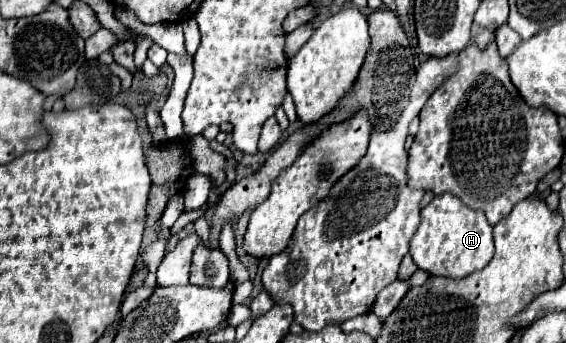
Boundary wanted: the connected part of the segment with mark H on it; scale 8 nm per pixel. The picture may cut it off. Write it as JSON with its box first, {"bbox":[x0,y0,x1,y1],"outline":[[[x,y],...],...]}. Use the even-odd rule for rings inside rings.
{"bbox":[409,193,493,279],"outline":[[[443,193],[435,197],[421,211],[421,225],[411,239],[409,255],[415,265],[429,275],[463,279],[473,271],[487,267],[493,257],[493,227],[489,225],[483,211],[473,211],[463,205],[455,195]]]}

